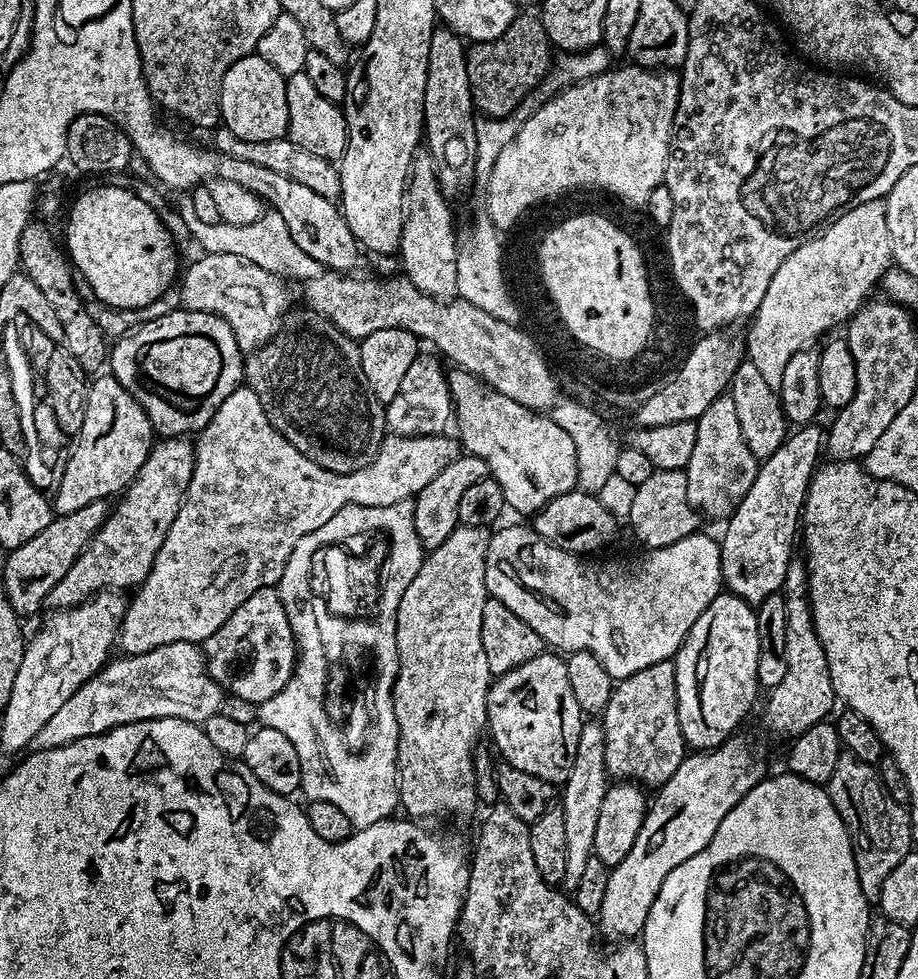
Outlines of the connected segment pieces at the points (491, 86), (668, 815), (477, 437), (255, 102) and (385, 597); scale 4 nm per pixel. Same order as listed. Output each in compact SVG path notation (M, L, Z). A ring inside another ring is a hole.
M517 15L512 25L497 40L482 40L467 49L472 102L485 117L511 117L512 111L543 82L548 67L551 64L553 67L553 49L544 22L532 16Z
M733 734L724 744L707 750L696 750L685 755L682 766L674 770L674 774L666 783L661 784L656 796L651 797L644 813L644 821L638 830L638 838L634 838L634 846L630 846L630 854L622 858L622 862L611 865L608 881L606 882L606 895L602 897L602 906L598 917L598 932L611 942L628 942L639 937L646 926L646 918L650 914L650 906L654 906L654 898L658 898L658 890L662 890L662 882L666 882L666 874L686 858L701 852L712 841L718 826L722 826L722 818L738 806L738 802L755 785L759 784L765 775L756 752L740 737Z
M453 367L448 372L448 389L454 405L454 428L460 431L459 443L470 456L486 462L491 479L502 486L504 503L516 512L535 514L545 508L554 498L573 491L578 484L578 458L574 450L574 438L554 422L551 415L541 414L531 408L523 408L514 398L506 398L485 384L479 376L464 368Z
M253 54L234 62L234 66L226 70L226 78L222 78L220 118L223 127L233 131L240 139L256 143L287 137L287 85L286 77L261 56Z
M316 544L312 548L312 556L308 556L308 596L304 596L304 604L312 604L312 616L316 616L316 640L308 640L308 646L302 646L298 649L296 658L296 668L292 671L290 682L274 698L270 698L266 703L259 705L258 716L262 721L263 727L273 728L281 734L286 734L290 742L294 742L294 750L298 750L298 762L300 763L300 786L303 795L308 800L321 800L330 802L350 818L353 829L359 830L370 826L379 820L389 819L393 815L392 811L397 811L400 802L400 790L396 779L396 759L398 758L398 746L400 745L400 735L398 734L398 718L394 718L394 702L392 701L392 687L396 685L396 675L400 669L400 659L398 658L398 646L396 645L396 611L398 602L410 586L410 582L402 582L400 578L384 578L384 580L374 580L374 584L390 584L390 586L380 586L380 590L372 590L372 596L376 602L370 602L370 608L356 608L352 602L352 592L348 588L348 574L346 574L346 564L342 558L342 544L336 550L330 550L324 544ZM356 752L364 752L364 768L380 768L388 772L360 772L360 764L356 760Z

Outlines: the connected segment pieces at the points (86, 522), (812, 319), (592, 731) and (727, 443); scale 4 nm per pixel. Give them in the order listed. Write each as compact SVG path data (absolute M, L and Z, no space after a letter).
M108 500L90 502L90 506L82 506L82 510L74 510L65 516L57 515L42 530L42 534L34 534L30 542L22 542L22 546L11 549L4 560L4 584L2 590L15 610L17 616L27 618L41 607L45 607L50 590L58 586L58 582L70 570L70 566L80 557L84 546L92 540L92 535L106 522L110 511Z
M871 200L841 212L823 231L798 246L798 250L794 250L794 254L790 254L786 262L778 266L774 278L770 278L770 286L766 286L766 294L751 321L752 329L748 332L746 356L751 364L758 366L758 374L766 378L766 386L773 390L779 389L786 362L795 352L811 349L815 345L812 343L823 332L830 331L835 324L843 325L851 320L869 299L868 291L883 281L884 273L889 271L892 263L892 239L890 230L886 230L883 200Z
M581 723L578 750L574 754L568 779L563 781L562 795L558 800L562 818L566 818L566 874L563 887L568 890L574 890L578 886L586 862L590 862L594 854L594 834L598 830L598 813L602 811L602 802L610 787L610 777L605 762L606 742L603 723Z
M731 393L714 400L696 420L697 439L684 469L687 478L687 501L699 515L726 520L754 484L759 459L746 446Z

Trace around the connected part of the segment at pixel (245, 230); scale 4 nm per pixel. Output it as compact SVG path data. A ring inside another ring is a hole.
M184 198L178 204L178 220L184 223L184 228L204 247L205 253L217 252L218 254L238 254L238 258L246 258L267 272L275 272L281 278L297 276L300 282L309 280L311 276L318 275L322 271L318 262L306 254L290 238L290 230L286 230L286 222L282 222L282 214L268 210L263 216L259 216L254 222L246 226L234 226L223 222L210 226L207 222L201 222L194 214L194 202L190 198Z

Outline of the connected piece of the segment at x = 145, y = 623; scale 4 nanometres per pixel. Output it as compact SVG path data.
M247 386L234 389L230 398L218 406L214 418L210 418L195 441L190 486L166 534L166 542L162 542L162 550L158 550L154 558L150 574L135 589L136 597L127 601L120 623L119 651L123 655L133 656L146 654L170 642L196 644L210 638L210 634L214 634L214 630L218 630L218 626L222 626L222 622L226 622L226 618L230 618L230 614L234 614L234 610L238 610L250 594L259 588L279 585L294 546L298 546L303 536L330 522L338 510L350 504L390 506L411 501L424 489L426 482L434 482L434 478L438 478L438 474L442 474L442 470L446 470L446 466L453 464L456 457L461 455L461 445L453 437L452 440L448 434L388 434L372 461L362 466L362 470L334 474L310 462L306 454L294 450L294 446L290 446L290 442L274 430L254 390Z

